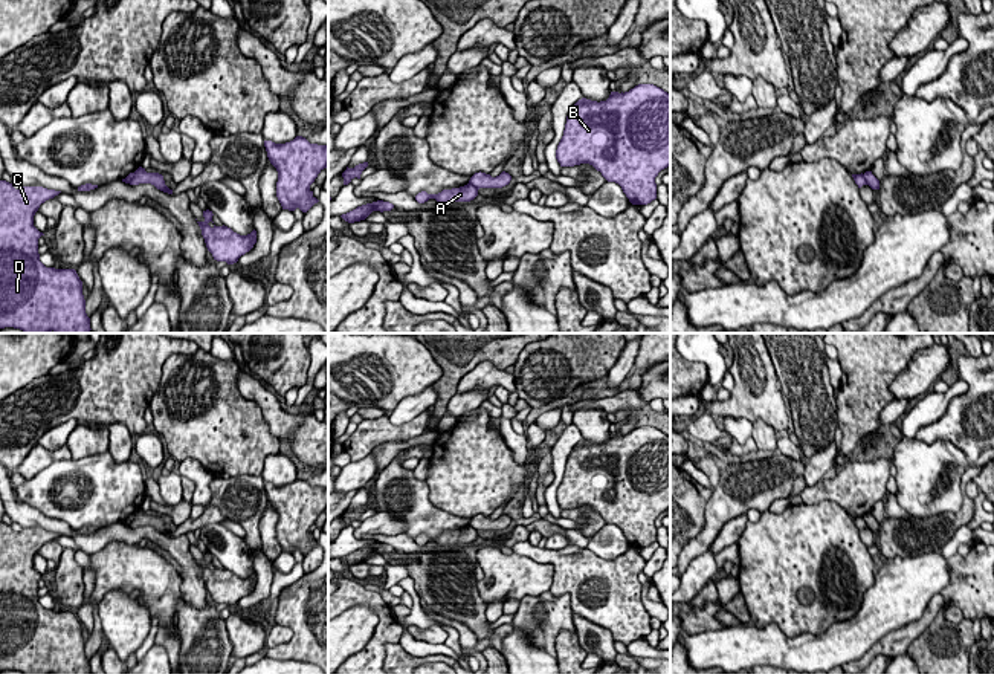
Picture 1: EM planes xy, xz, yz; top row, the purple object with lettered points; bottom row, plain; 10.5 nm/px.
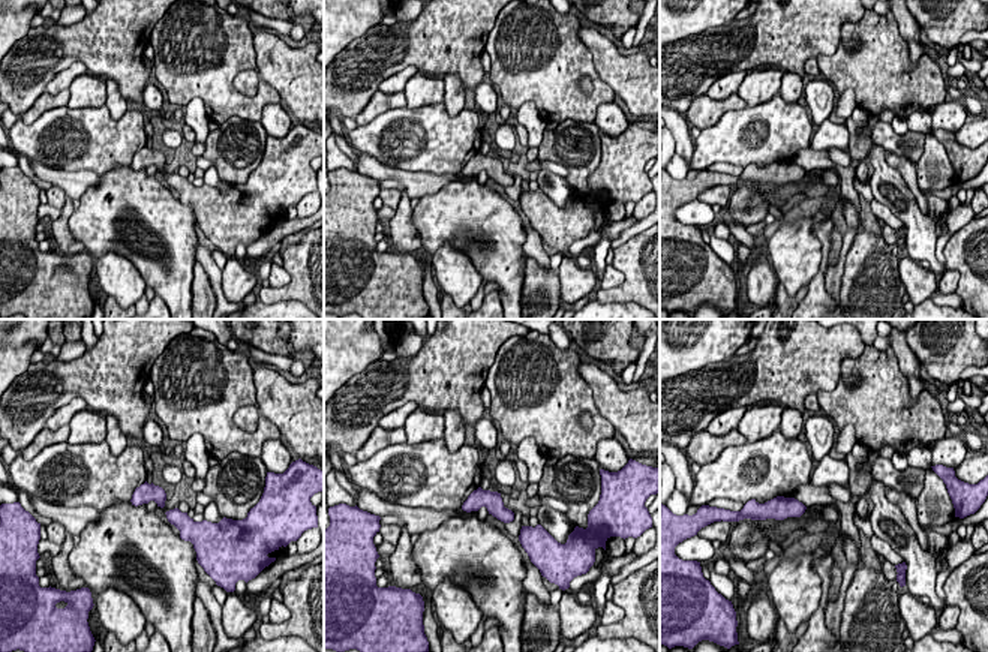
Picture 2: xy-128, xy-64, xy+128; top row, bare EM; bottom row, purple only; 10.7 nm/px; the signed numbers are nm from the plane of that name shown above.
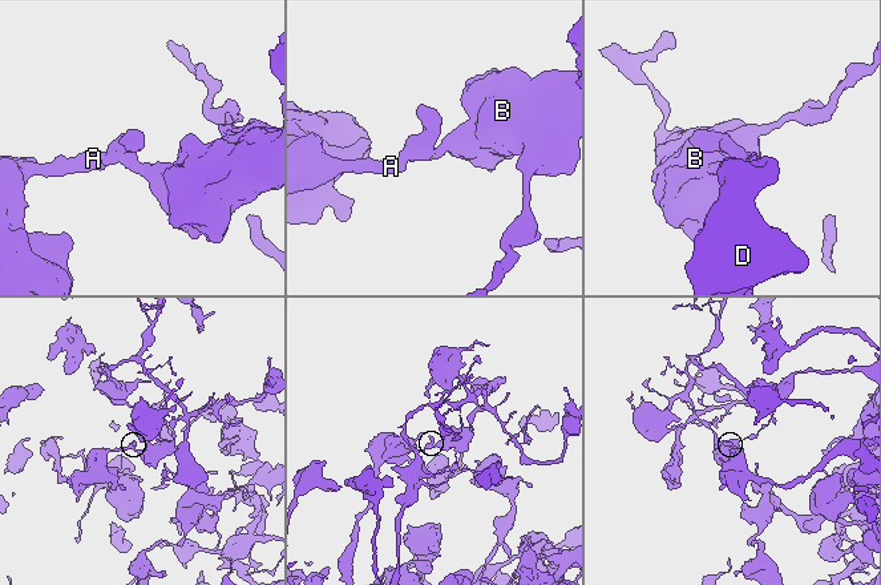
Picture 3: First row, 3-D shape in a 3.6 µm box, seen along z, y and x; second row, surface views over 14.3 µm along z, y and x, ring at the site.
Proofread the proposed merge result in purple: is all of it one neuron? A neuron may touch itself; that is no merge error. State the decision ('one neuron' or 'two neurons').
two neurons

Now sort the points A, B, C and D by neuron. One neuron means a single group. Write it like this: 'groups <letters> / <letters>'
groups A C D / B

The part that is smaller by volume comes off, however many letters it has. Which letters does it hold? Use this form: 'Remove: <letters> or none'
Remove: B

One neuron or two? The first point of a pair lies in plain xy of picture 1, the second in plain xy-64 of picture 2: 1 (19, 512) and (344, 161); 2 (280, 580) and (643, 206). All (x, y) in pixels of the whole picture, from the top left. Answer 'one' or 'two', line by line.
1: two
2: two

